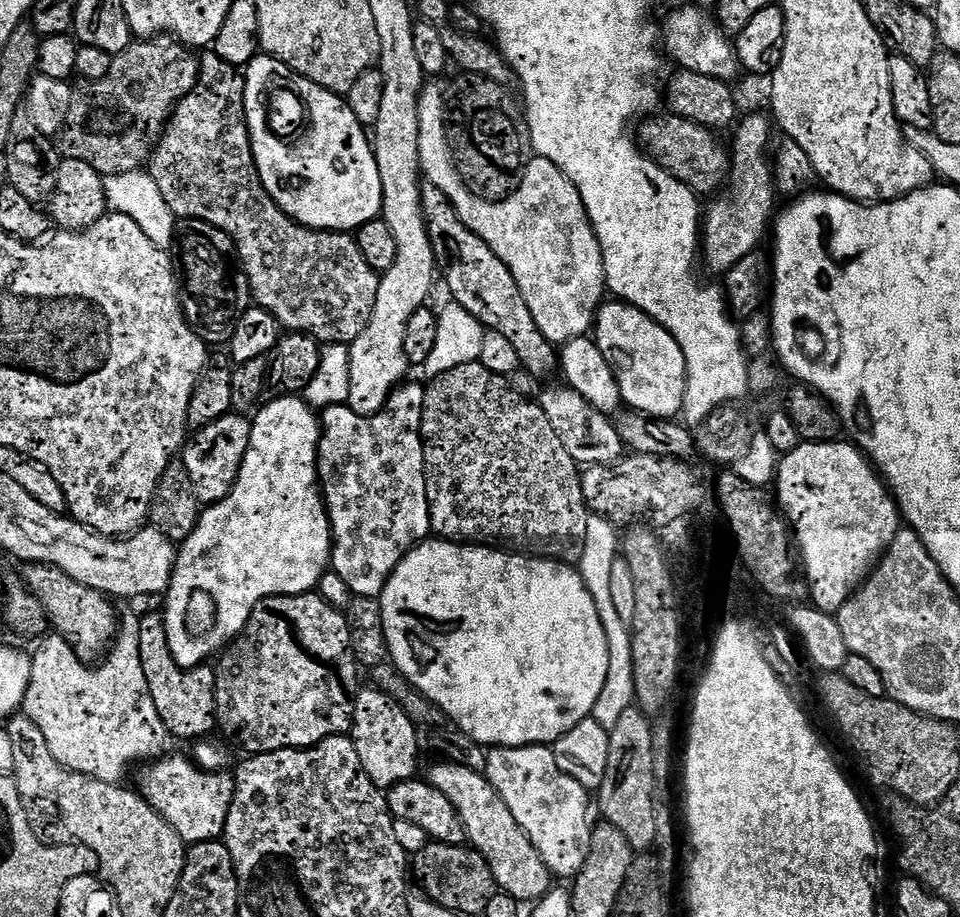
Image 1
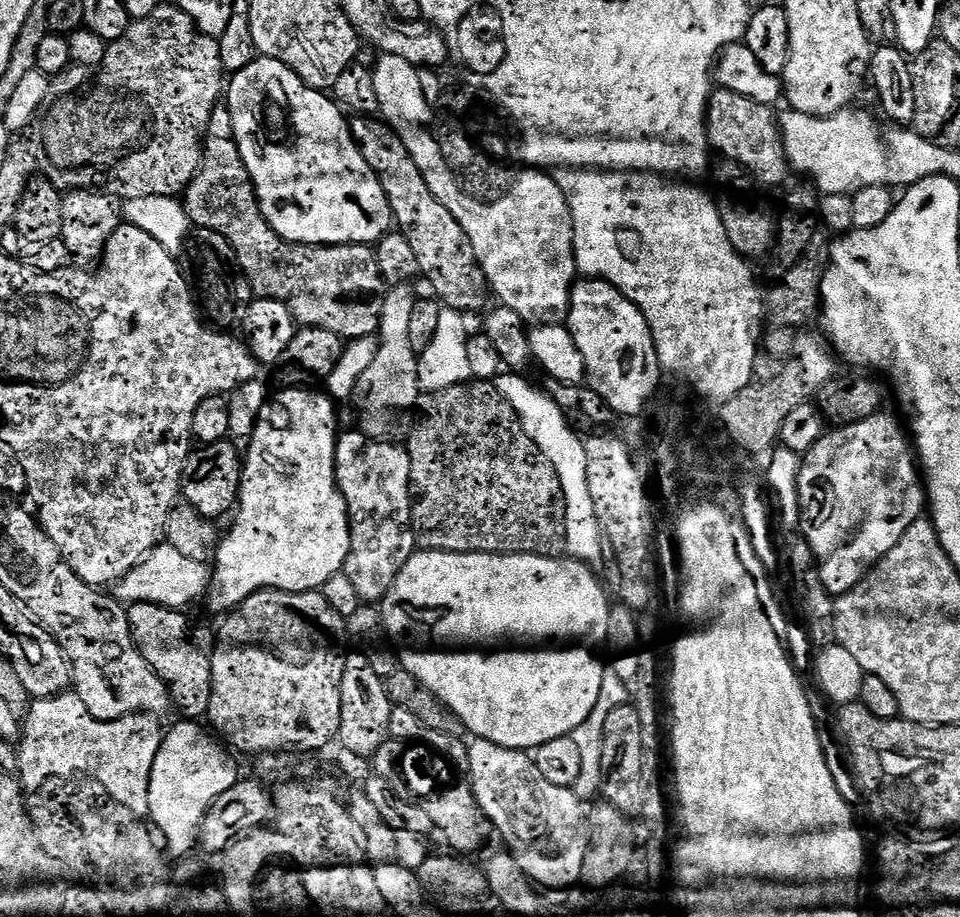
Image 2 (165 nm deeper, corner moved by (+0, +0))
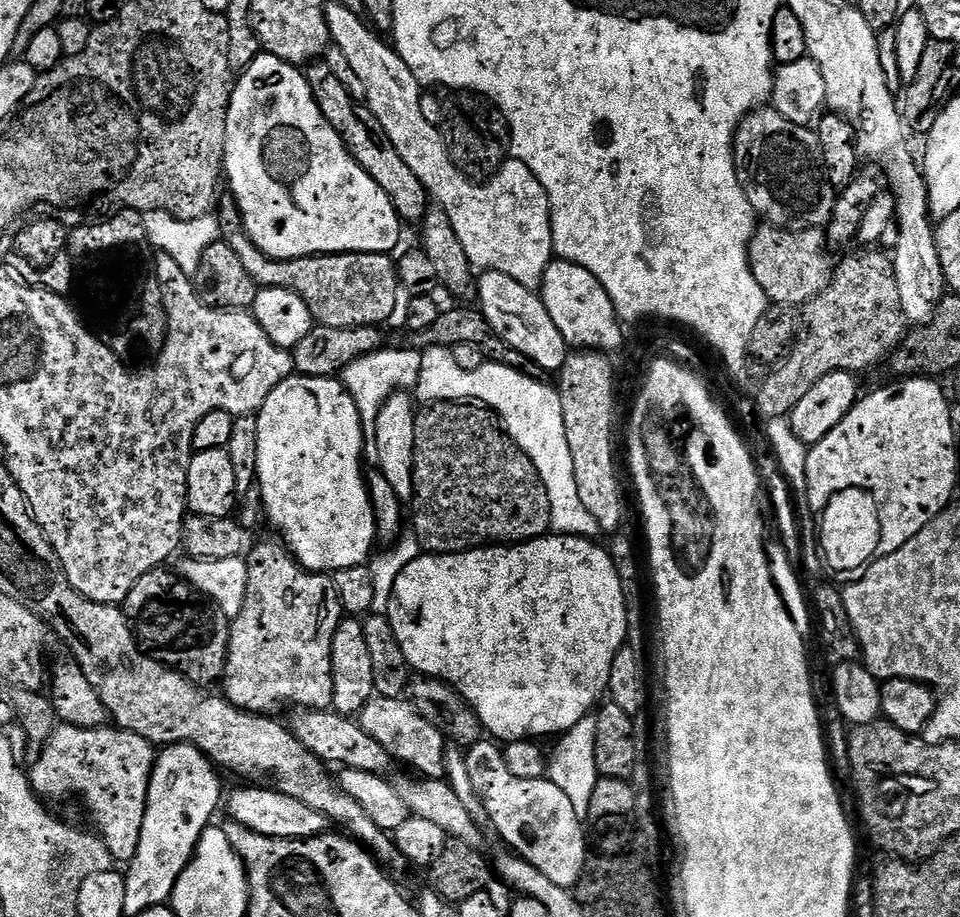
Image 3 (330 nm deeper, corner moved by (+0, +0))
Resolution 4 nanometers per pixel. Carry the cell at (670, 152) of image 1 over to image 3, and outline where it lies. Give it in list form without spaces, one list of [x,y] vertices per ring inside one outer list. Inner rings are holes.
[[[764,222],[757,227],[756,232],[752,235],[752,241],[748,243],[750,270],[754,274],[754,280],[758,282],[758,286],[762,286],[769,302],[789,306],[804,306],[807,305],[808,301],[814,299],[832,279],[834,264],[833,261],[828,261],[824,248],[826,249],[826,244],[822,239],[821,229],[776,228],[773,224]]]

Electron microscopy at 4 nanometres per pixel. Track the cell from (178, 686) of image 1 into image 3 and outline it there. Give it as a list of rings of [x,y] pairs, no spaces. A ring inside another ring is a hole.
[[[161,566],[142,574],[124,599],[122,611],[128,617],[128,625],[141,652],[182,674],[190,683],[211,689],[224,678],[230,621],[220,607],[194,591],[175,571],[168,570]]]

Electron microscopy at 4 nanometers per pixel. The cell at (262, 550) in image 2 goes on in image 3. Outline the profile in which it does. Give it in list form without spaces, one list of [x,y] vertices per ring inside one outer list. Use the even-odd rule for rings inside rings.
[[[299,374],[287,376],[281,384],[274,386],[274,390],[270,390],[270,398],[266,398],[266,402],[262,402],[260,411],[255,413],[255,418],[258,426],[258,470],[256,471],[256,478],[258,492],[260,488],[260,500],[264,503],[264,512],[268,515],[269,522],[276,527],[277,534],[281,536],[277,537],[282,541],[284,547],[295,556],[296,563],[317,574],[335,574],[343,568],[365,563],[373,555],[372,544],[377,543],[376,519],[372,509],[372,500],[368,496],[366,472],[360,469],[360,459],[364,456],[366,433],[360,421],[358,406],[354,406],[354,398],[350,398],[350,394],[344,388],[343,383],[336,378],[314,378]]]

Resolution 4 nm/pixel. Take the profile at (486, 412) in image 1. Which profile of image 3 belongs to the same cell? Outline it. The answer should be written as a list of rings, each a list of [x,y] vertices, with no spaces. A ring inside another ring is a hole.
[[[437,402],[429,404],[416,413],[416,429],[414,430],[414,505],[416,504],[416,517],[411,517],[410,524],[421,549],[428,554],[447,554],[450,552],[470,552],[474,548],[485,546],[511,546],[523,544],[526,540],[539,540],[541,536],[549,535],[552,527],[549,498],[546,486],[530,458],[518,445],[509,438],[504,431],[504,425],[491,408],[483,407],[475,402]]]

